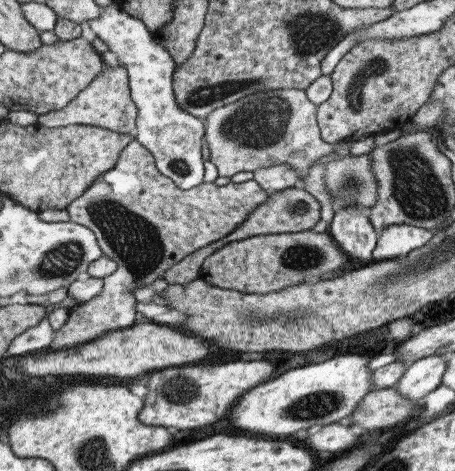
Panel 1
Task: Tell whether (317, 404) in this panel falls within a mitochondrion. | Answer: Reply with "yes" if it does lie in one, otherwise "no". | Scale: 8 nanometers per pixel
yes

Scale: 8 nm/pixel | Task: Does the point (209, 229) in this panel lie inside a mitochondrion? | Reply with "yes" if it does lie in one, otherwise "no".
no

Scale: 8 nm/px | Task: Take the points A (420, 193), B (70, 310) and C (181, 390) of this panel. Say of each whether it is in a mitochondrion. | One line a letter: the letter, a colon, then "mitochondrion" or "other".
A: mitochondrion
B: other
C: mitochondrion

